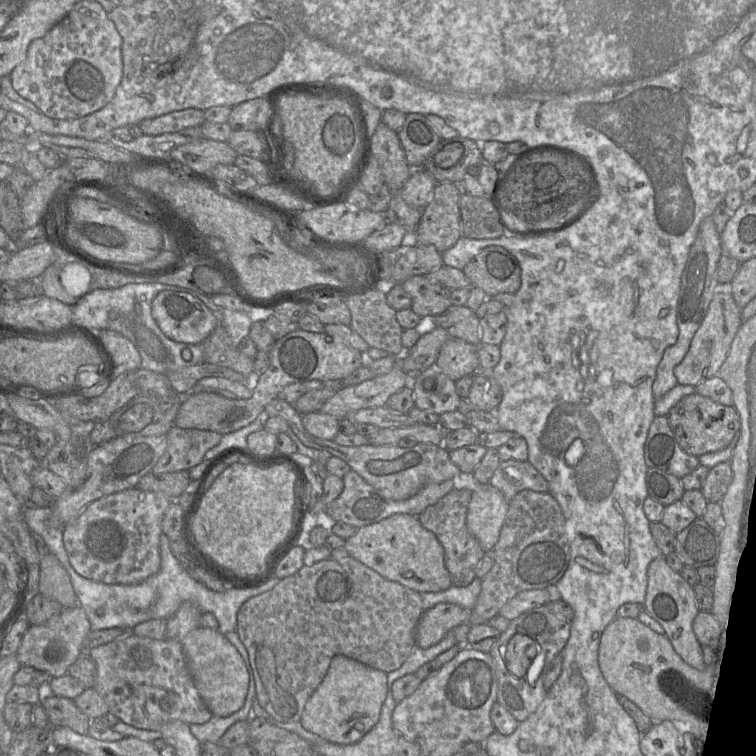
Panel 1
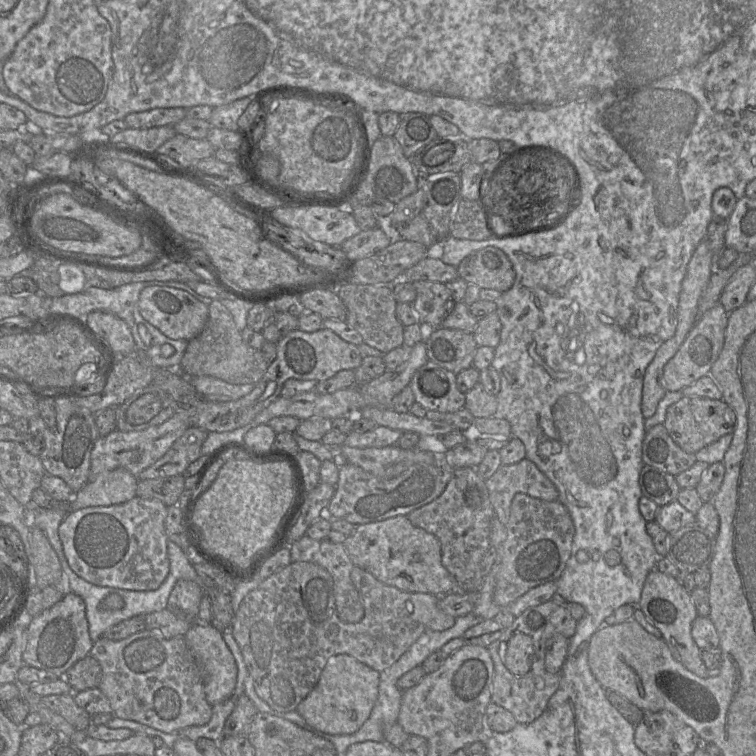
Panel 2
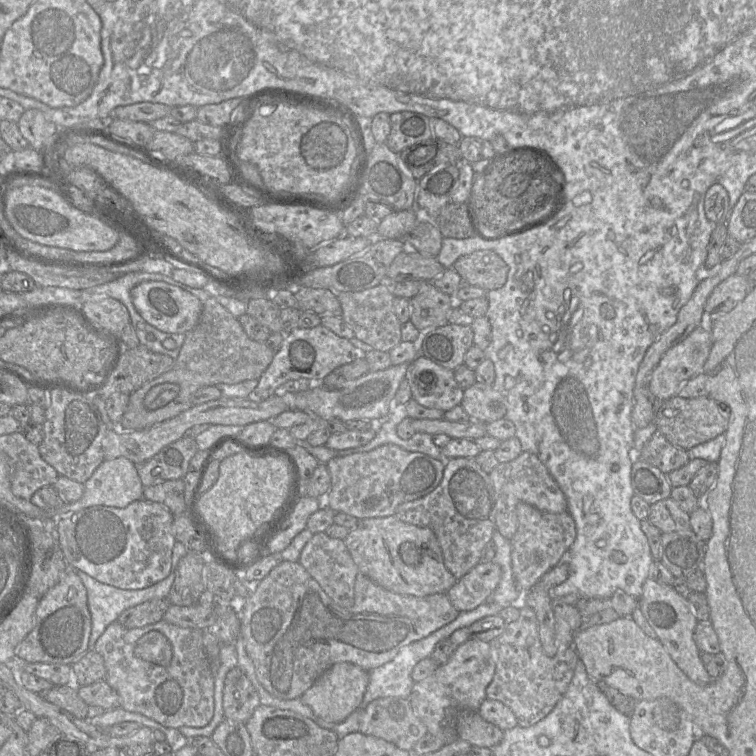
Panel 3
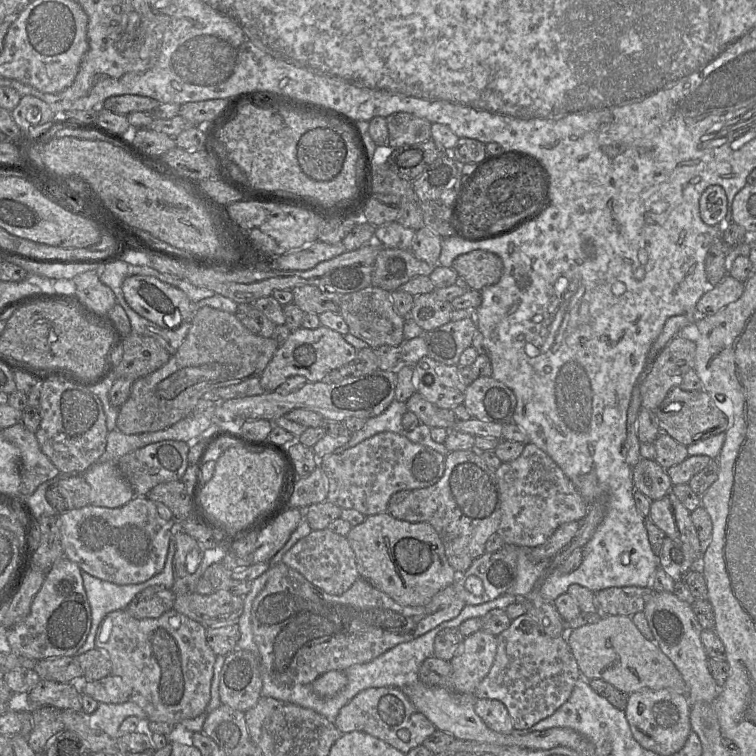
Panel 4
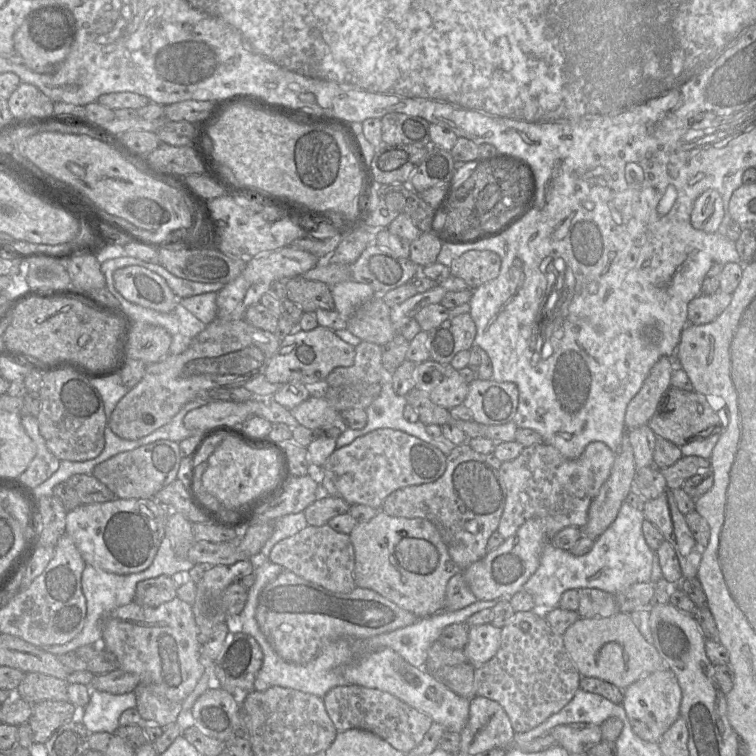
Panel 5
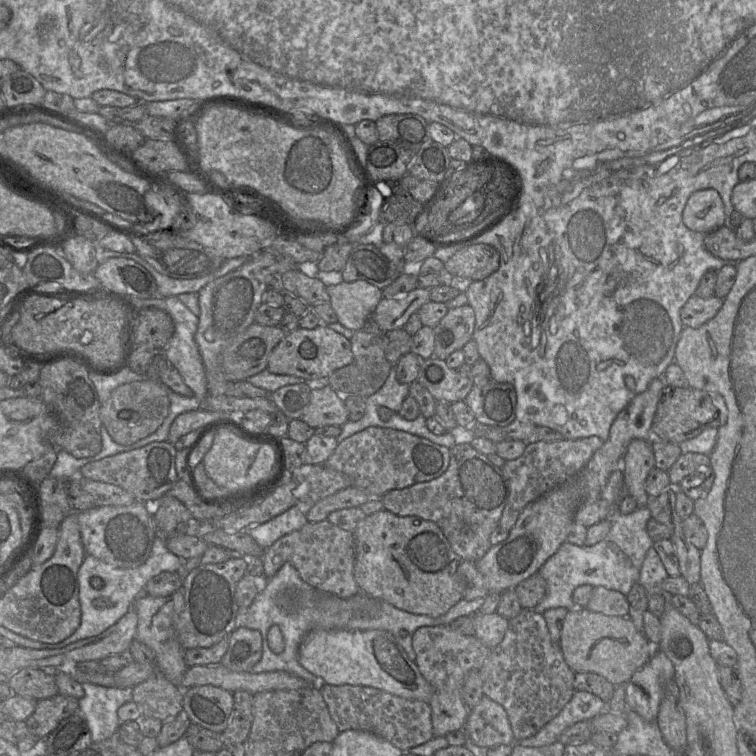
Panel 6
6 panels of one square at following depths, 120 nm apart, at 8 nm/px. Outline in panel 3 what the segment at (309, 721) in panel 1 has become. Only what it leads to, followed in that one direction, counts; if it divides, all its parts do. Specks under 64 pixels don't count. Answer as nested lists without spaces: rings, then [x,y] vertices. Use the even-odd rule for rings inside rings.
[[[339,662],[329,667],[300,698],[318,717],[339,723],[360,707],[368,683],[368,671],[348,662]]]

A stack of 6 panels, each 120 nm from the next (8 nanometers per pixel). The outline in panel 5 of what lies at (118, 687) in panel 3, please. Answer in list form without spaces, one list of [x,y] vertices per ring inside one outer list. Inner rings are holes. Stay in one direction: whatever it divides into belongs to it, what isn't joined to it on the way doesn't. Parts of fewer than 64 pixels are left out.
[[[178,597],[157,607],[132,601],[112,610],[102,620],[103,646],[116,656],[119,668],[138,675],[141,683],[153,684],[160,694],[176,702],[183,702],[205,672],[198,635],[191,605]]]

